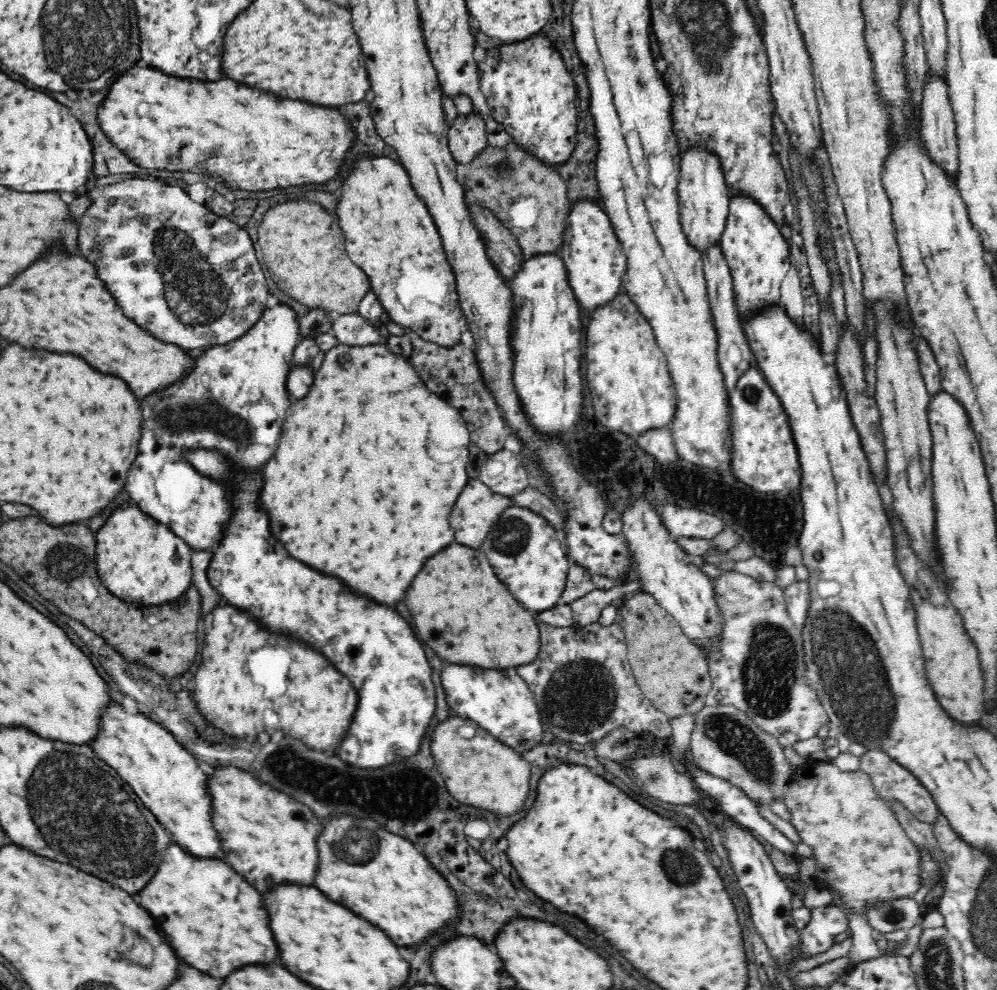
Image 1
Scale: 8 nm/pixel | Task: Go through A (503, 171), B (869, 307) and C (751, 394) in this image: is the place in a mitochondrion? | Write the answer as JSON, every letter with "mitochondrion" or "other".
{"A":"mitochondrion","B":"other","C":"mitochondrion"}

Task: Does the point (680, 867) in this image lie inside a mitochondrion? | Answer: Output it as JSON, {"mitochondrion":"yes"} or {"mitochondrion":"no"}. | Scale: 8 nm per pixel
{"mitochondrion":"yes"}

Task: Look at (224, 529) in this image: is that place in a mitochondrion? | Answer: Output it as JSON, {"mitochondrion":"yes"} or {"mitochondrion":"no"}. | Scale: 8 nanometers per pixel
{"mitochondrion":"no"}

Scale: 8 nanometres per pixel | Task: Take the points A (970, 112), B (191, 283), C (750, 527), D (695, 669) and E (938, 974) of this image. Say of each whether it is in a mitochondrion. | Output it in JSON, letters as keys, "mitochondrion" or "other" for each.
{"A":"other","B":"mitochondrion","C":"mitochondrion","D":"other","E":"mitochondrion"}

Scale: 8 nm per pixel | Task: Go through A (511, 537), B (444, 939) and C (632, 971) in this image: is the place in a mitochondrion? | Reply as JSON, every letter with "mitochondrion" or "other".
{"A":"mitochondrion","B":"other","C":"other"}

